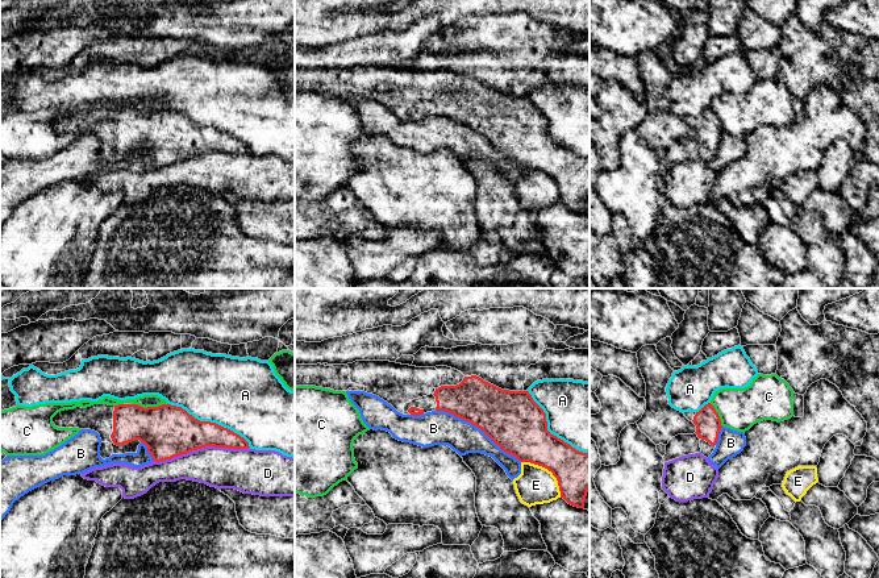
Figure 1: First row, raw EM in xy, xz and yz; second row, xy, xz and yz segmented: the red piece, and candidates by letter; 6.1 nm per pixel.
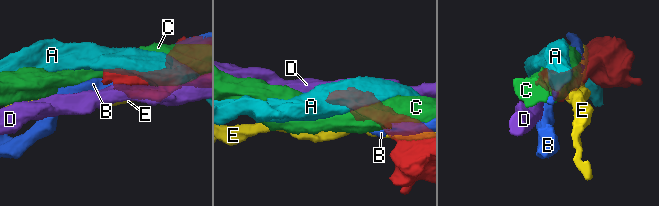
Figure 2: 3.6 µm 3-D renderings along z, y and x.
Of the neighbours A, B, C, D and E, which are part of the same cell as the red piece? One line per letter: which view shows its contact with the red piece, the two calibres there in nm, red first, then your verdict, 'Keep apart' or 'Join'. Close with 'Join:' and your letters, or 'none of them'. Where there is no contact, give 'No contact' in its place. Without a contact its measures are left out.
A: Touches red in xy. Thickness 320 nm (red) against 440 nm. Keep apart
B: Touches red in xz. Thickness 360 nm (red) against 200 nm. Keep apart
C: Touches red in xy. Thickness 320 nm (red) against 80 nm. Keep apart
D: Touches red in xy. Thickness 320 nm (red) against 260 nm. Keep apart
E: Touches red in xz. Thickness 280 nm (red) against 240 nm. Keep apart
Join: none of them

